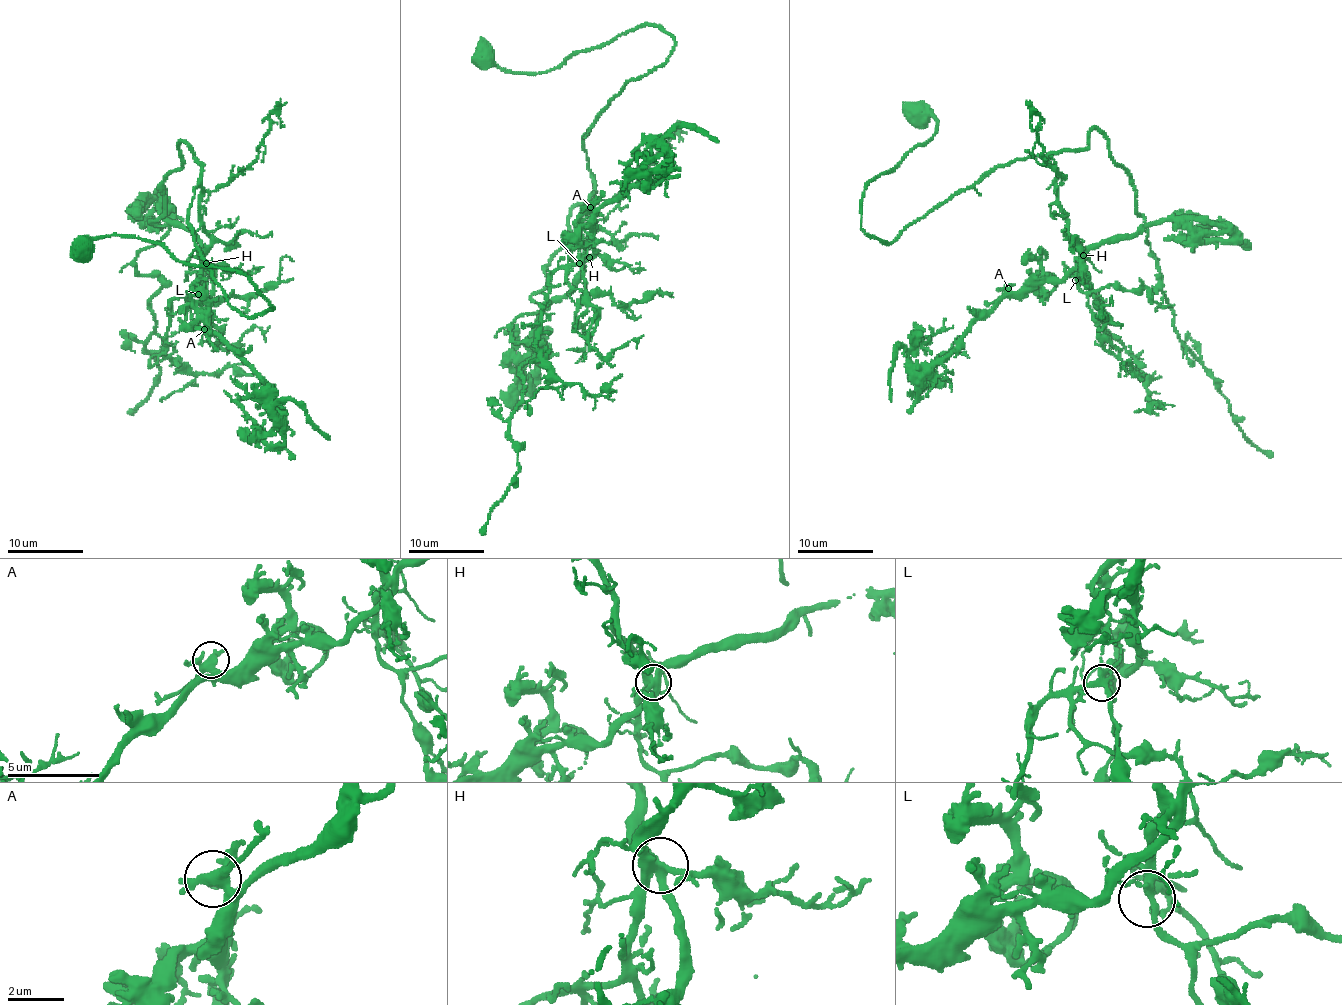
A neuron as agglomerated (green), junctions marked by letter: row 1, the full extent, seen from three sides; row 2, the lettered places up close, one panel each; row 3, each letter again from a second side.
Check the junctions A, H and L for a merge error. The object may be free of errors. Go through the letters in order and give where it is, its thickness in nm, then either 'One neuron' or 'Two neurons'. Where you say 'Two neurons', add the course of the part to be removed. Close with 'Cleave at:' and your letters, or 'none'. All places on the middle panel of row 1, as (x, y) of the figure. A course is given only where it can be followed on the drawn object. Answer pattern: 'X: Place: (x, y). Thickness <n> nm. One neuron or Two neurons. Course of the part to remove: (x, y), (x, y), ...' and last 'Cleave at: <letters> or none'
A: Place: (590, 207). Thickness 360 nm. One neuron
H: Place: (589, 257). Thickness 380 nm. Two neurons. Course of the part to remove: (589, 256), (594, 179), (531, 297), (547, 310), (510, 328), (535, 350), (510, 418), (521, 466), (481, 535)
L: Place: (579, 263). Thickness 280 nm. One neuron
Cleave at: H

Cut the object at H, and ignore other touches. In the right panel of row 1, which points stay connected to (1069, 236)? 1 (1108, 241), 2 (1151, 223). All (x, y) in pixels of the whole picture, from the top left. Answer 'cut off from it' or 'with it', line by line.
1: cut off from it
2: cut off from it

